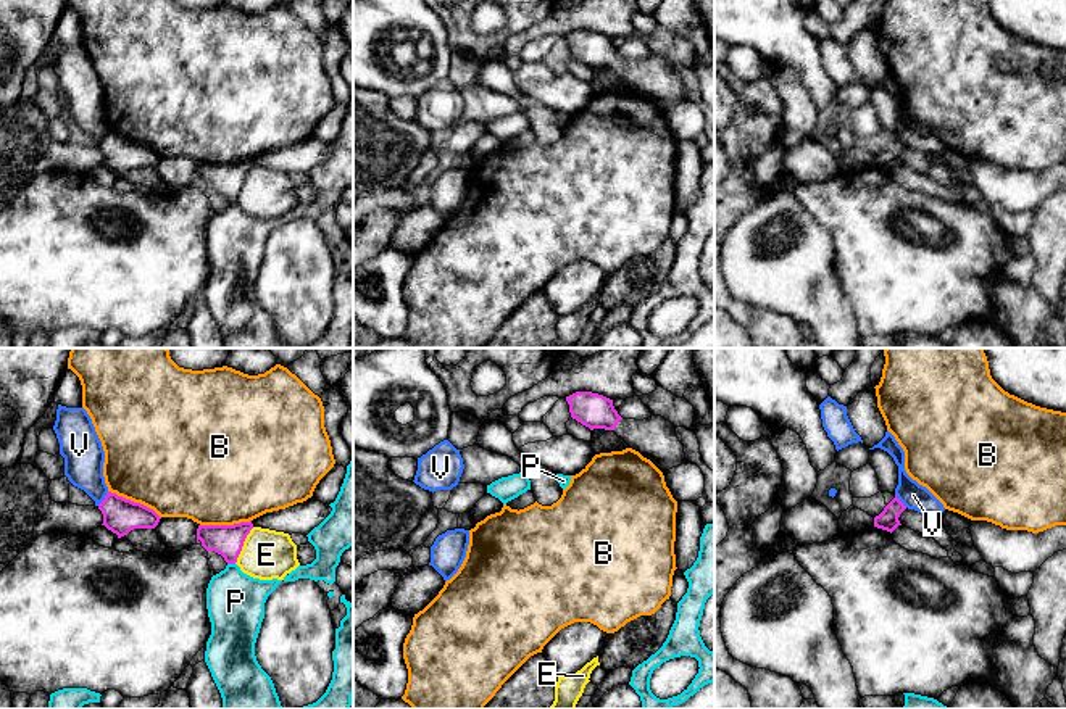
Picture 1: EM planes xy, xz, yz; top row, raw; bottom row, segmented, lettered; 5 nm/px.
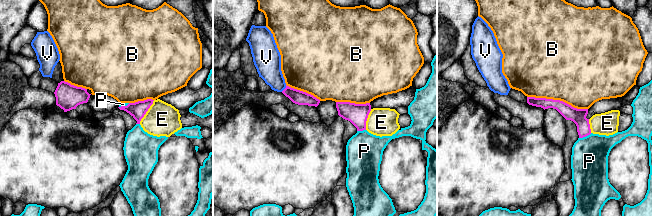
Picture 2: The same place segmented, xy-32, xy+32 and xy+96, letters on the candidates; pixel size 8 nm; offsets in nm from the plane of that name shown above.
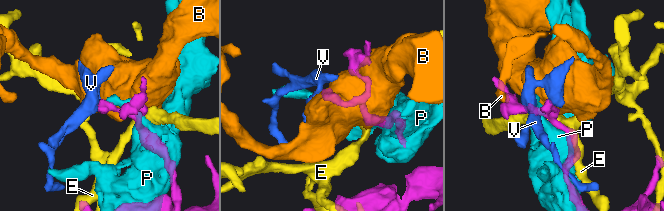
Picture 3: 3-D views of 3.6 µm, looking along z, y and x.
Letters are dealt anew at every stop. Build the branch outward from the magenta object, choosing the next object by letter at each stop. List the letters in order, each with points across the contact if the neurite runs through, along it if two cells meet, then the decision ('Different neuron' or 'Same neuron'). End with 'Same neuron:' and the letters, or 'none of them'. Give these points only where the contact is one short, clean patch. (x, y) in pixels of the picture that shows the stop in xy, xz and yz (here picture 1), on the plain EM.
B: Different neuron
E: Different neuron
P: Different neuron
V: Boundary: xy (108, 131), (97, 144). Different neuron
Same neuron: none of them

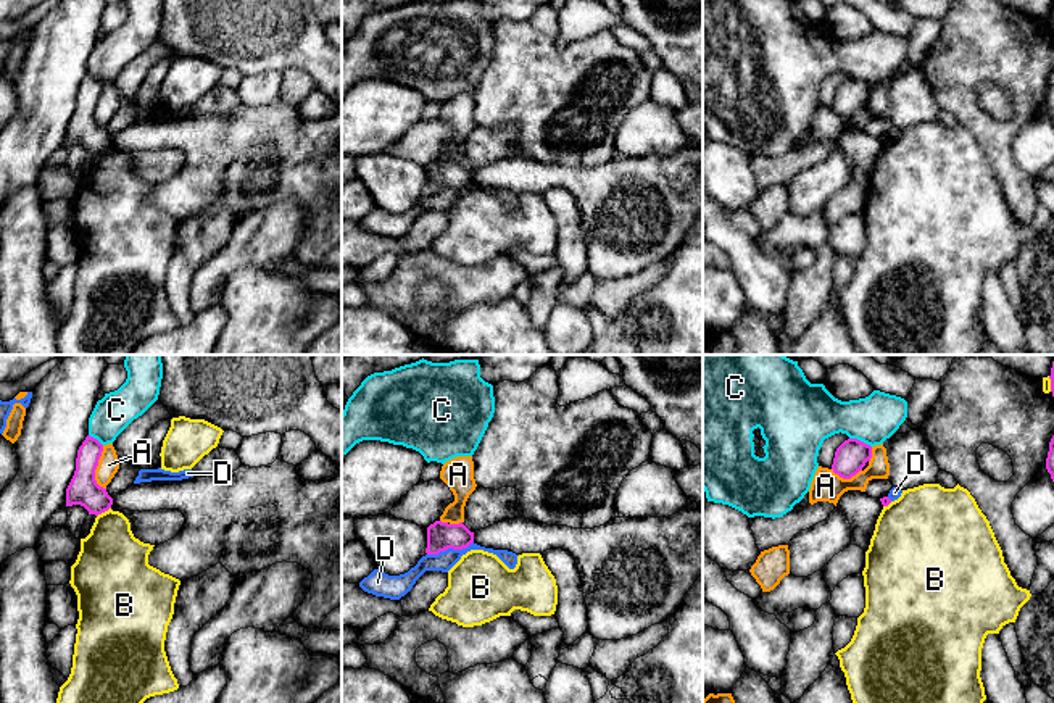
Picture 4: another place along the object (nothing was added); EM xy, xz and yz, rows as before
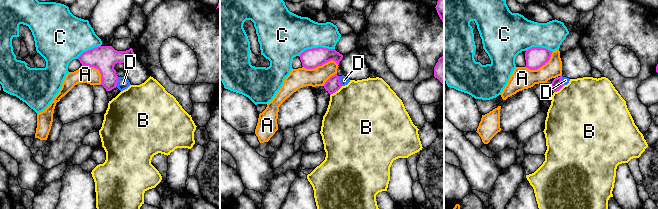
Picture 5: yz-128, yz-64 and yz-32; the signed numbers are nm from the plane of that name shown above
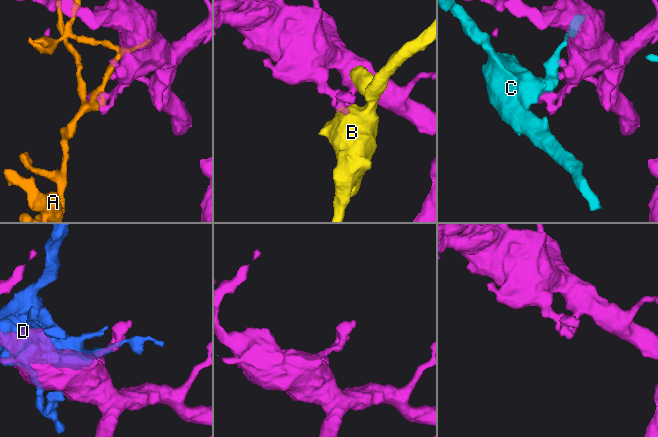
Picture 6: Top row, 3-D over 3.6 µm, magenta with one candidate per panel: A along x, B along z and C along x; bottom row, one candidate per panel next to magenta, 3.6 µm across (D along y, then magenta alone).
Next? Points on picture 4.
A: Different neuron
B: Same neuron
C: Boundary: yz (850, 76), (856, 76), (871, 86). Different neuron
D: Different neuron
Same neuron: B

